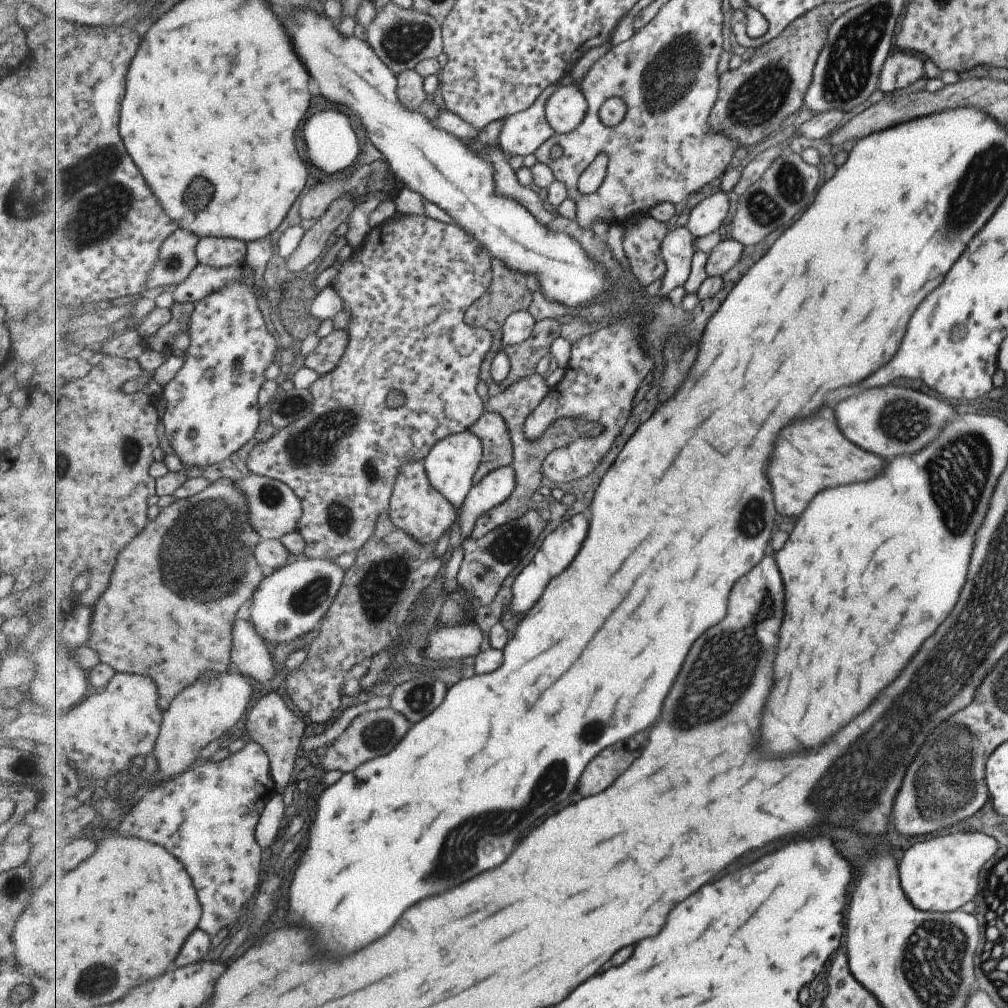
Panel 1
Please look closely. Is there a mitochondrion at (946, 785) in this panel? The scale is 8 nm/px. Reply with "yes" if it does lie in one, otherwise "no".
yes

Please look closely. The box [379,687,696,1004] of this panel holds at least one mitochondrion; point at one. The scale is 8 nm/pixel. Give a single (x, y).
(457, 856)

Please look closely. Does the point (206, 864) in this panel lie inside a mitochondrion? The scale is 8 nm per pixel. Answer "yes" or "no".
yes

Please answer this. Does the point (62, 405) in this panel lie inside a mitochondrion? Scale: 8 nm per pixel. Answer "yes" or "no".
no

